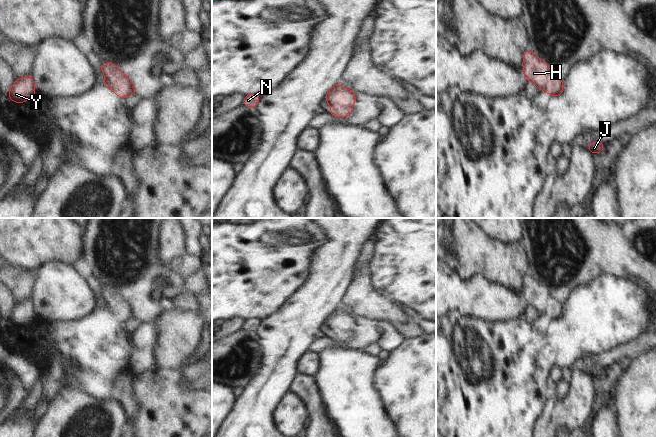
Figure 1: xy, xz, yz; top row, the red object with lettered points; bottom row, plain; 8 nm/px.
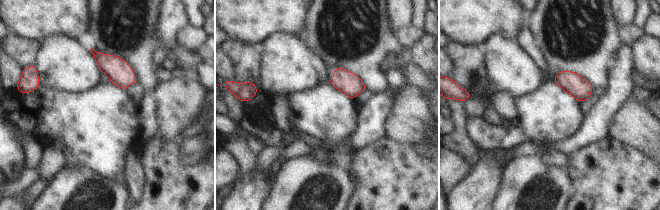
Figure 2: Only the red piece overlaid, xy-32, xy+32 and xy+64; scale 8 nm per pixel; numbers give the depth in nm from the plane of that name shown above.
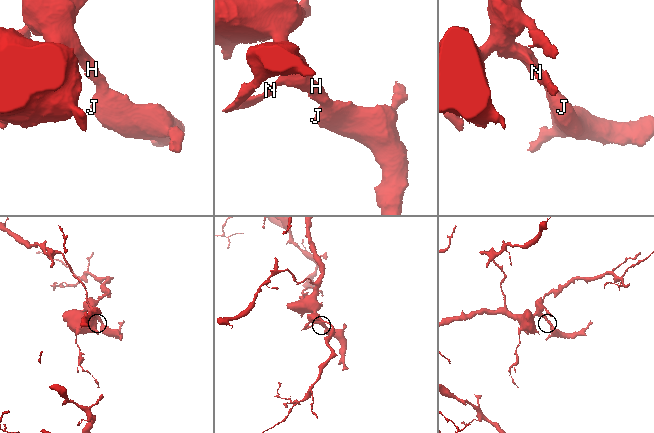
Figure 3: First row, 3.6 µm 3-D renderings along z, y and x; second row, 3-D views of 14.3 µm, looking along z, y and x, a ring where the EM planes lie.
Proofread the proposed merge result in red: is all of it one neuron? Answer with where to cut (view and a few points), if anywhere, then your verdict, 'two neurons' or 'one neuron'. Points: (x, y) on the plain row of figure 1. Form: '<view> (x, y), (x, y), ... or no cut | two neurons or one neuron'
no cut | one neuron

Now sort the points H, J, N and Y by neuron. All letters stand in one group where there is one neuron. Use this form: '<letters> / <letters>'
H J N Y

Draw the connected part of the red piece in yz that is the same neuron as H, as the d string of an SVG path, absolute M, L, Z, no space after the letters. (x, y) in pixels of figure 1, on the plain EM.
M529 273L523 279L523 297L525 303L535 307L540 315L545 314L550 320L563 317L563 305L551 297L547 287Z

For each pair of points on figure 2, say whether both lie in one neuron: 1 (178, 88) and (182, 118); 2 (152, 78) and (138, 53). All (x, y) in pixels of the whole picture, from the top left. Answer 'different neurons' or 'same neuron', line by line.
1: same neuron
2: same neuron

